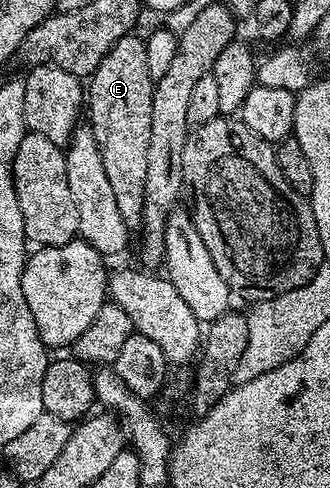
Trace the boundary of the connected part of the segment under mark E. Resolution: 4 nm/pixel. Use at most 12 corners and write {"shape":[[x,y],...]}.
{"shape":[[120,38],[88,78],[88,127],[126,227],[142,227],[154,79]]}

